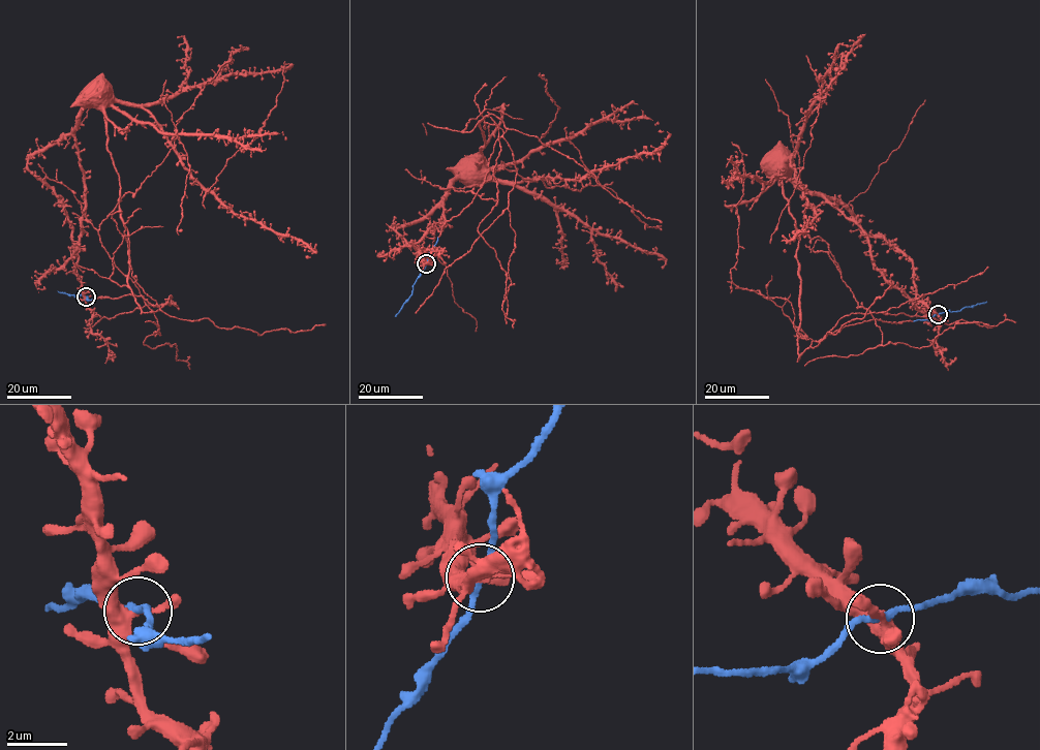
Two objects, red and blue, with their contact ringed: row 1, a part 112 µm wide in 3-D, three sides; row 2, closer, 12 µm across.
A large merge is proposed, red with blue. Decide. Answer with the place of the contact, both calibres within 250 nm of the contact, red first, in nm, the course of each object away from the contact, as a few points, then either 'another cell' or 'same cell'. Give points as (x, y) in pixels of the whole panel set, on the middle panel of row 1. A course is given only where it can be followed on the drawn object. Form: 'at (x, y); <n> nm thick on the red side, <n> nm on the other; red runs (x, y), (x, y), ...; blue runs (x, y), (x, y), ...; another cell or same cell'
at (426, 263); 320 nm thick on the red side, 200 nm on the other; red runs (426, 263), (390, 227), (419, 220), (458, 167), (470, 169); blue runs (426, 263), (411, 293), (395, 316); same cell

